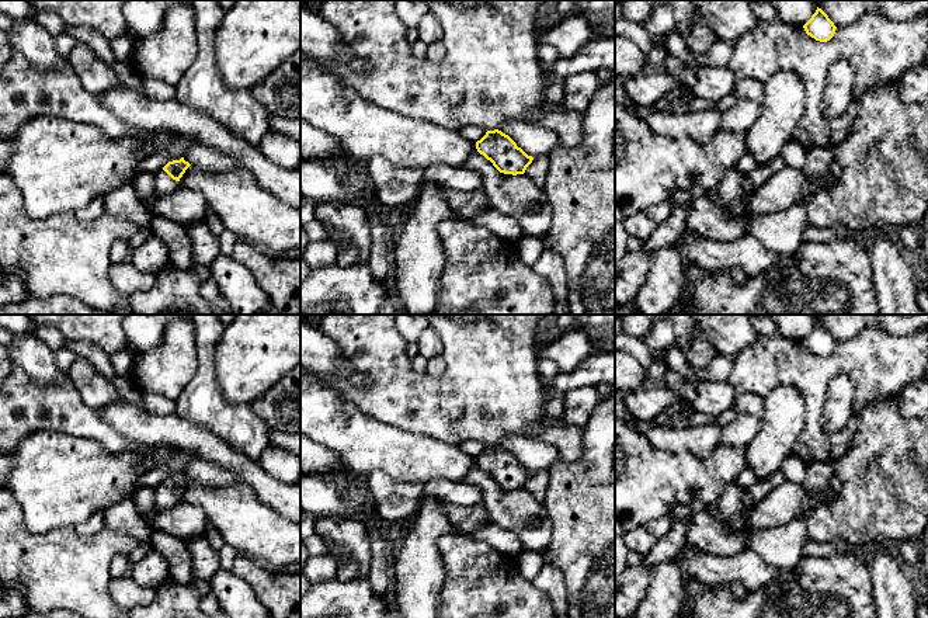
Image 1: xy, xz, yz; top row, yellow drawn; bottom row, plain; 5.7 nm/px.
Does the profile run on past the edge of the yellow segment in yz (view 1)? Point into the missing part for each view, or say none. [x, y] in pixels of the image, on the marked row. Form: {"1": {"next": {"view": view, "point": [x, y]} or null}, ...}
{"1": {"next": null}}

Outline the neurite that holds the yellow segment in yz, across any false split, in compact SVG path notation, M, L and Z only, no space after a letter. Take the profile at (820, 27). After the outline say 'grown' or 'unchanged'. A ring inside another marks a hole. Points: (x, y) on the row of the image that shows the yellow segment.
M818 7L816 13L811 15L811 18L803 25L803 28L807 35L820 42L830 41L837 29L837 27L828 18L828 15Z; unchanged

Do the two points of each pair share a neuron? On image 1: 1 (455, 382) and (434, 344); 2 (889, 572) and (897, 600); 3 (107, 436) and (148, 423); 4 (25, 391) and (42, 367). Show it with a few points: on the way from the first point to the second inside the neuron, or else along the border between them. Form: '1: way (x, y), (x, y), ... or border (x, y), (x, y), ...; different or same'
1: border (433, 329), (442, 344), (442, 354); different
2: way (889, 579), (893, 593); same
3: border (97, 410), (117, 431), (148, 447); different
4: border (14, 364), (38, 384), (65, 379); different

